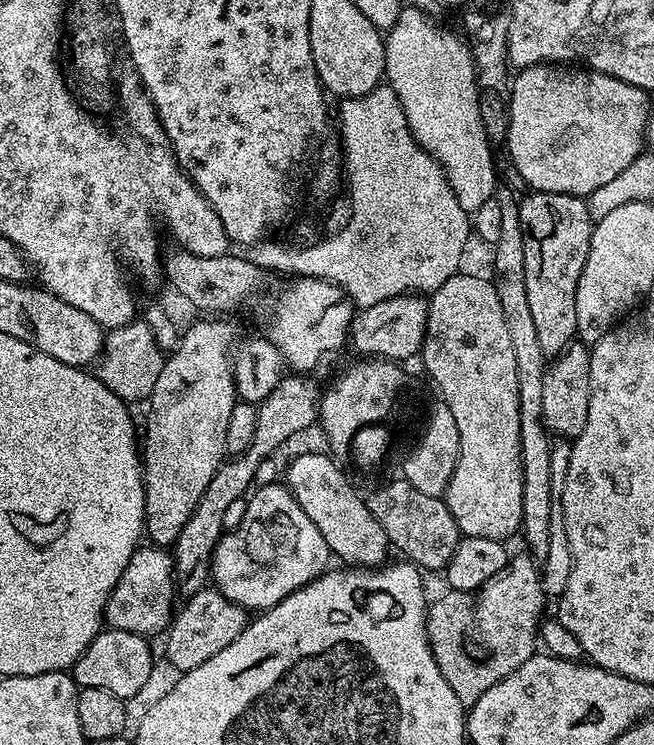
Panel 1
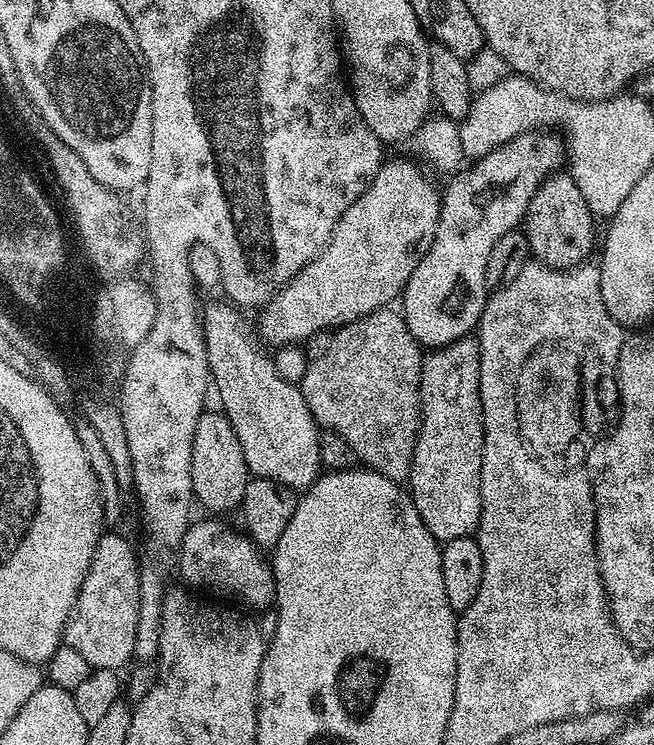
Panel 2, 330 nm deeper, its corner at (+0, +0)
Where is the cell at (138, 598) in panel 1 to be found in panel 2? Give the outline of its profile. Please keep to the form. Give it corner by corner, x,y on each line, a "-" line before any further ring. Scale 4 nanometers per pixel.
101,535
90,570
80,587
74,615
69,619
62,637
63,643
67,647
78,650
78,654
86,658
86,662
93,670
98,668
120,670
127,660
131,661
134,650
134,630
138,630
138,594
142,568
139,563
136,565
136,552
126,537
108,535

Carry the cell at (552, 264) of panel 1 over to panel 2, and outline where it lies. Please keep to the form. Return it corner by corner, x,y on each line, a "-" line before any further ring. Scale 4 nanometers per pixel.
553,174
540,185
532,201
528,203
528,213
522,221
522,231
528,239
529,253
539,263
548,268
575,268
587,261
596,240
596,228
592,211
582,198
582,190
574,182
571,174

